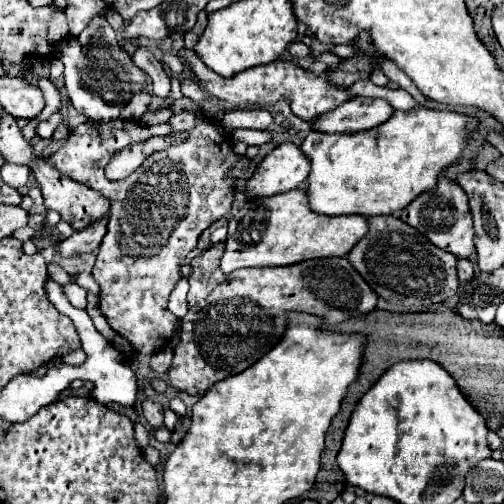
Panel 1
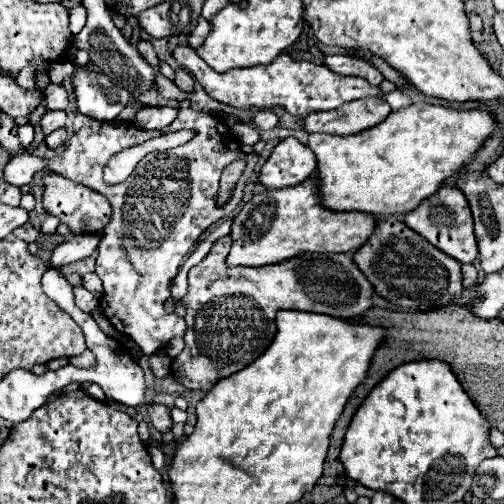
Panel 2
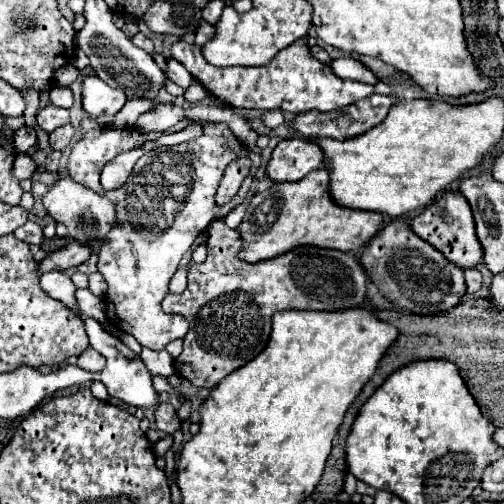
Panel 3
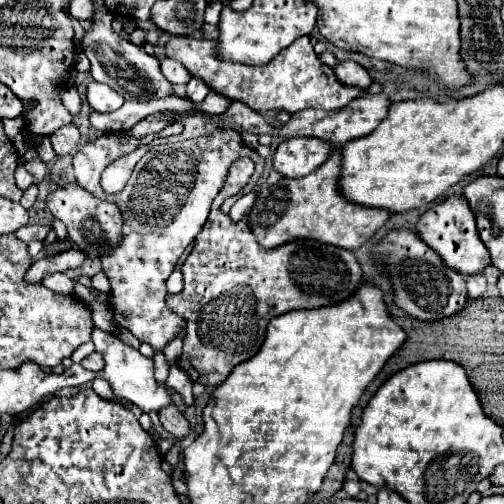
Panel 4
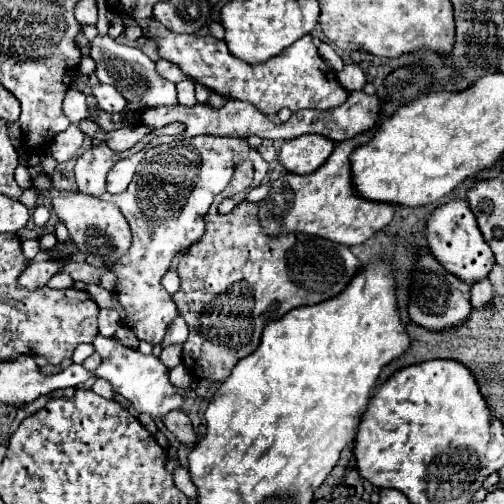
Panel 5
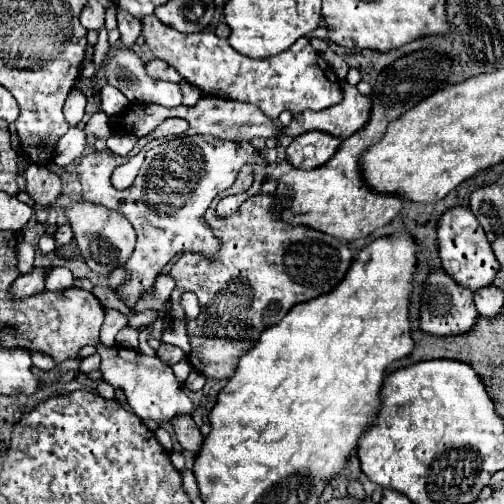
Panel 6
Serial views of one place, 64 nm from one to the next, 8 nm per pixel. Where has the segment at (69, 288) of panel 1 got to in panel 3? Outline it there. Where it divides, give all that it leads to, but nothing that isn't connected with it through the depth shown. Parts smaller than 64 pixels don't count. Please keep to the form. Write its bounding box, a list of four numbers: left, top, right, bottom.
[76,288,106,320]

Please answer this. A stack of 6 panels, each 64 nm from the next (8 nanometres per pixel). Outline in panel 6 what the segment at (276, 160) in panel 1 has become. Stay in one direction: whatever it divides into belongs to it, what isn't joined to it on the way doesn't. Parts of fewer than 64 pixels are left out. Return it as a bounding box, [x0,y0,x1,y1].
[286,132,340,170]

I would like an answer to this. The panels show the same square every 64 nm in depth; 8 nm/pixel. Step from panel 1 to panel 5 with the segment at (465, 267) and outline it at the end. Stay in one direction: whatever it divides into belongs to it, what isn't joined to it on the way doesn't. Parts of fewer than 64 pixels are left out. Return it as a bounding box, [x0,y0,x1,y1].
[470,278,492,308]

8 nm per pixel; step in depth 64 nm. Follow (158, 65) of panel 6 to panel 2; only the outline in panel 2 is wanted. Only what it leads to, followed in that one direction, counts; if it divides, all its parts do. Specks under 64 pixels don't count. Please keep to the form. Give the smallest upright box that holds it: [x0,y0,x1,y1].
[176,70,196,92]

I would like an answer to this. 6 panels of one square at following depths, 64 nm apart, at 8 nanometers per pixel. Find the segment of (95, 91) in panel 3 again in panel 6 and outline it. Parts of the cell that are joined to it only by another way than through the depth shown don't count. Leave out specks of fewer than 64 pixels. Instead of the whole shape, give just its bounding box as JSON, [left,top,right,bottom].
[100,84,128,116]

